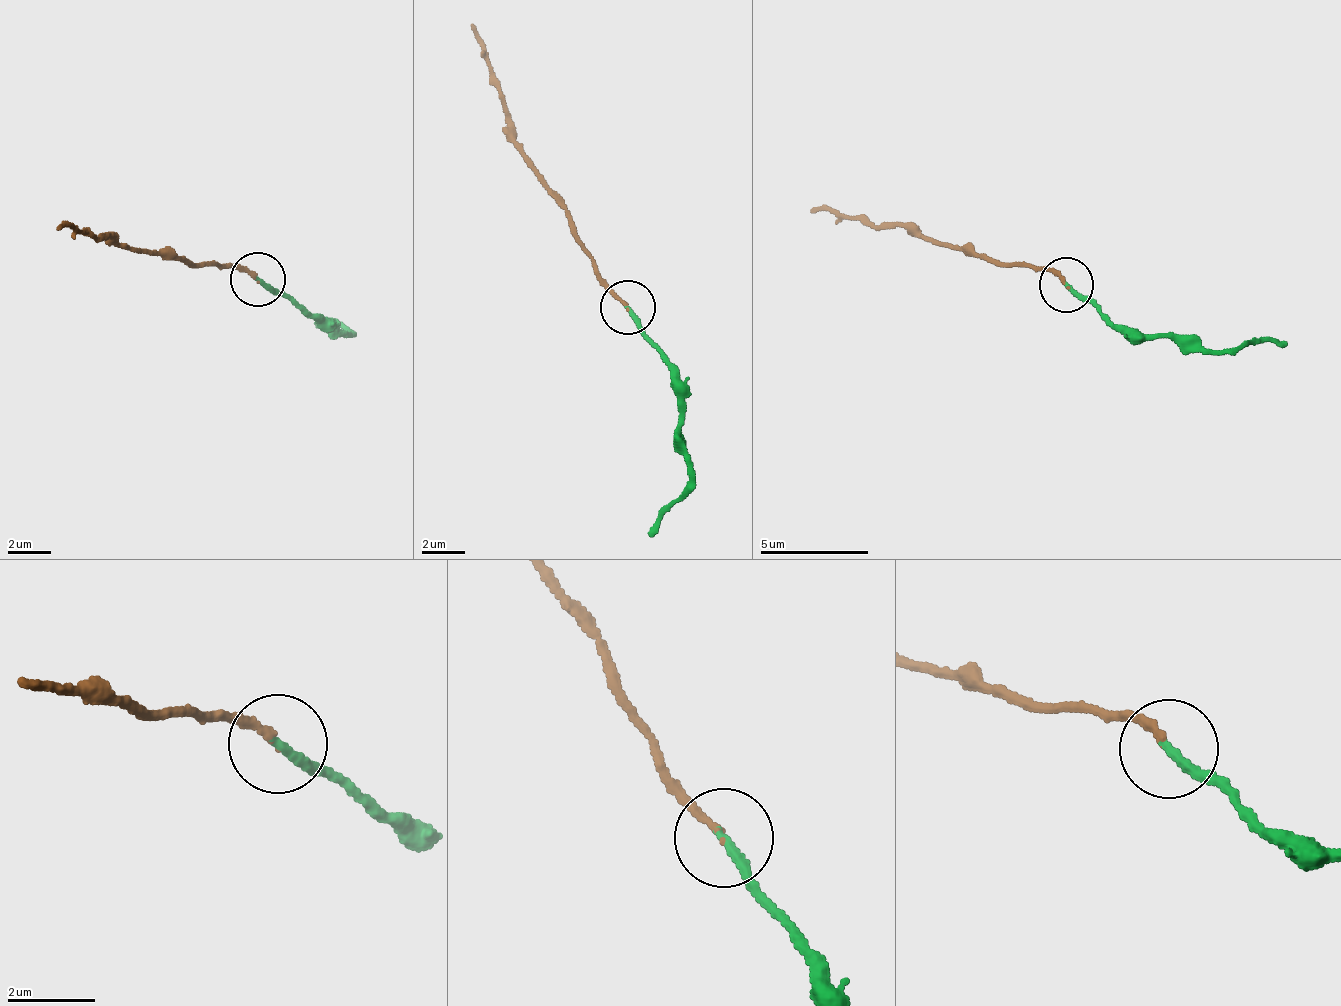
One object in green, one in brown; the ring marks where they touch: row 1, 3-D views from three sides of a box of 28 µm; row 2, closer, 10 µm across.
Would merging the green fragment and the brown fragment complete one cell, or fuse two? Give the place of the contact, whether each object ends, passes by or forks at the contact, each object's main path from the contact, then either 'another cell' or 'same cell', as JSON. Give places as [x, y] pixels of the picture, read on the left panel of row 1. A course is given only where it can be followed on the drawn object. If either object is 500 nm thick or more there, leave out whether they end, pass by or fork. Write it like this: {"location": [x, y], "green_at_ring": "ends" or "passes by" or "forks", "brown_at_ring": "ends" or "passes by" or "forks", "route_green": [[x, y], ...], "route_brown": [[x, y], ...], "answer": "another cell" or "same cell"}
{"location": [258, 279], "green_at_ring": "ends", "brown_at_ring": "ends", "route_green": [[256, 280], [313, 321], [334, 323], [346, 333], [350, 332], [312, 324]], "route_brown": [[256, 280], [237, 265], [199, 267], [116, 239], [58, 228]], "answer": "same cell"}

